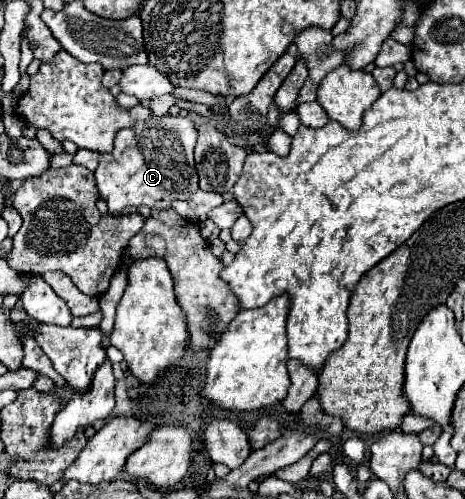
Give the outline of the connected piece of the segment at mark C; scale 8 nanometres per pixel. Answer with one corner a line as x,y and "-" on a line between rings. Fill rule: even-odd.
163,115
135,125
133,129
121,129
115,137
115,149
103,153
95,169
99,197
107,203
111,213
139,205
149,209
171,209
173,201
189,199
199,189
193,161
195,141
195,125
179,115

